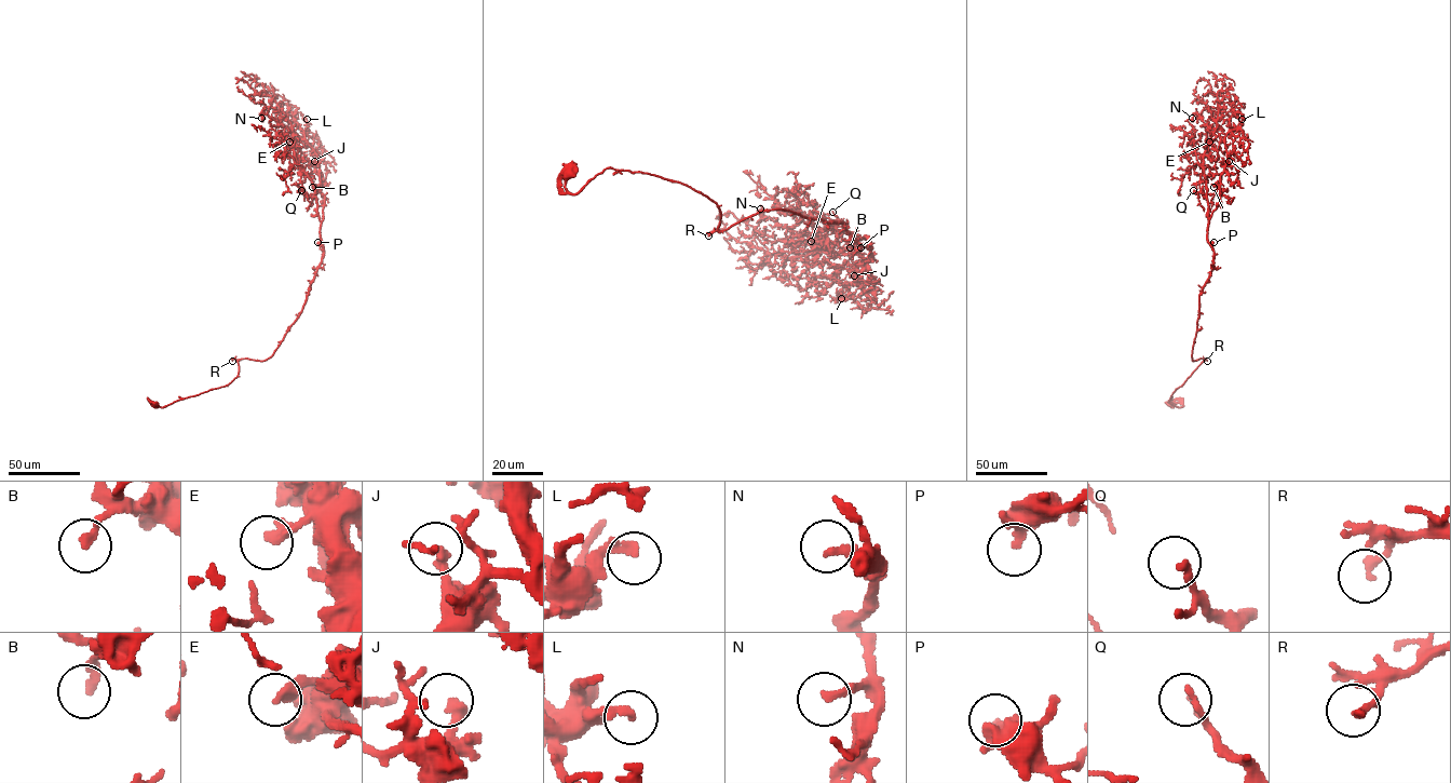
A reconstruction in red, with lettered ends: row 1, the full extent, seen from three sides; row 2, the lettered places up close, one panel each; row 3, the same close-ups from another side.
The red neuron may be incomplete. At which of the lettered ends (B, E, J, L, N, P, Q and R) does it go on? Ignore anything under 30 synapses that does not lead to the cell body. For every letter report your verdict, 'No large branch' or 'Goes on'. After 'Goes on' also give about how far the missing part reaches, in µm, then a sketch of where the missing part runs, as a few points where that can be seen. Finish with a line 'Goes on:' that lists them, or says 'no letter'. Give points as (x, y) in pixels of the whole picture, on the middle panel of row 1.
B: No large branch
E: No large branch
J: No large branch
L: No large branch
N: No large branch
P: No large branch
Q: No large branch
R: No large branch
Goes on: no letter

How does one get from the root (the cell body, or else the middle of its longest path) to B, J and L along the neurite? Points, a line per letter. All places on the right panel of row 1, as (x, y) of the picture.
B: (1171, 404), (1183, 406), (1168, 401), (1204, 360), (1193, 361), (1192, 348), (1212, 265), (1214, 187)
J: (1171, 404), (1183, 406), (1168, 401), (1204, 360), (1193, 361), (1192, 348), (1212, 265), (1207, 224), (1229, 161)
L: (1171, 404), (1183, 406), (1168, 401), (1204, 360), (1192, 348), (1212, 265), (1207, 224), (1225, 136), (1242, 119)

